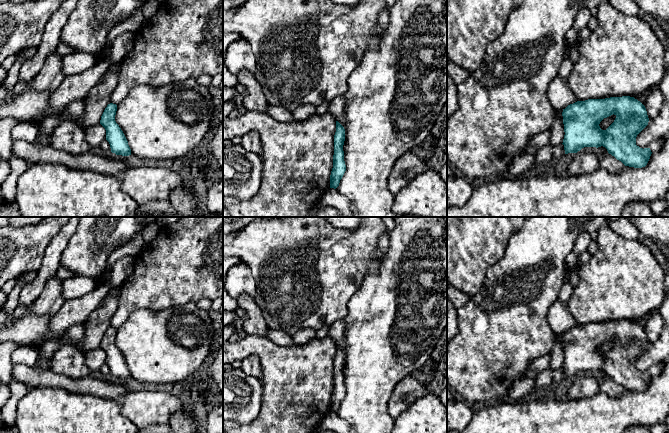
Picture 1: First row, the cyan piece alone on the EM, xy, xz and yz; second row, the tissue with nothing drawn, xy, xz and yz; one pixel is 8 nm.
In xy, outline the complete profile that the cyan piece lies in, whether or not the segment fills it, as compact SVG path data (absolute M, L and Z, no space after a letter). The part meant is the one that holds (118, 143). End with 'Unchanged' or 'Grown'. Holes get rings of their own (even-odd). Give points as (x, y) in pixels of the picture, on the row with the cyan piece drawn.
M108 104L101 116L100 124L106 130L106 140L110 144L111 152L116 155L129 156L131 149L123 131L115 121L116 111L116 104Z. Unchanged

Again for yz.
M630 96L610 97L605 99L588 99L568 105L562 112L564 124L563 145L565 154L577 153L584 147L605 147L609 154L621 161L625 166L645 167L652 153L659 151L664 138L655 141L649 148L640 148L636 145L637 135L648 125L649 118L645 106ZM611 115L615 115L614 122L602 130L600 122Z. Grown

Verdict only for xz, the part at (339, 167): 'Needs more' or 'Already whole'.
Already whole

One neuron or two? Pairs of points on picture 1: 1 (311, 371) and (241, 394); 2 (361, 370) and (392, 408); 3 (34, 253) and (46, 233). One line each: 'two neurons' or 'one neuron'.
1: two neurons
2: two neurons
3: one neuron

